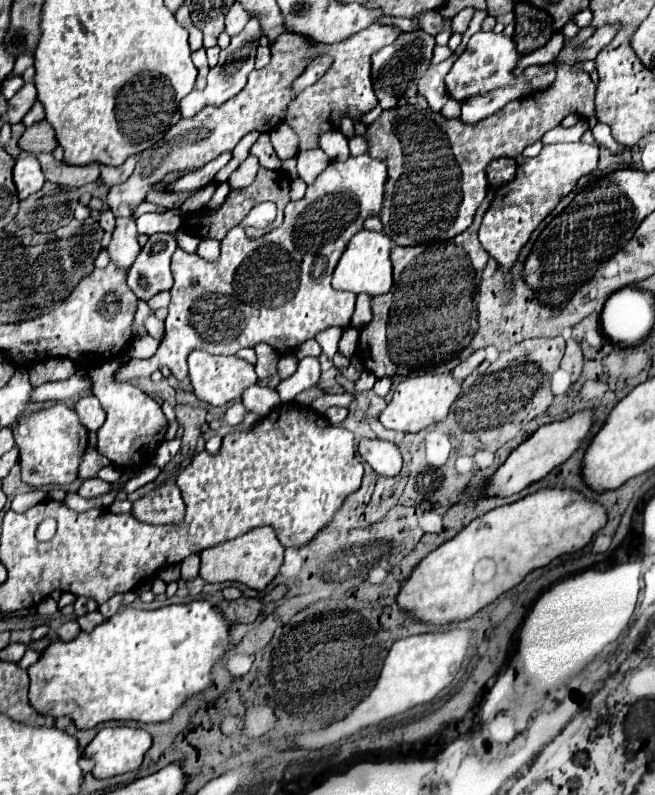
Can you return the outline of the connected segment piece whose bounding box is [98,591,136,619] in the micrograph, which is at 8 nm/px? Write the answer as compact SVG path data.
M128 591L128 593L116 593L116 595L112 595L106 603L98 605L98 611L108 619L108 617L112 617L114 613L118 613L120 609L132 605L134 599L136 599L136 593L134 593L134 591Z

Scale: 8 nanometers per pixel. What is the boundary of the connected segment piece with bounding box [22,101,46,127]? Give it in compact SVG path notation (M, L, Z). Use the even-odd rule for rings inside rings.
M34 103L34 107L28 111L28 115L22 119L22 123L26 125L26 127L30 127L30 125L34 125L34 123L38 123L38 121L44 121L46 119L46 113L44 113L44 107L42 107L42 103Z

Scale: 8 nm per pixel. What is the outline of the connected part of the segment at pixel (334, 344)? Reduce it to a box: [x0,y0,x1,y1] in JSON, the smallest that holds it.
[316,327,342,353]

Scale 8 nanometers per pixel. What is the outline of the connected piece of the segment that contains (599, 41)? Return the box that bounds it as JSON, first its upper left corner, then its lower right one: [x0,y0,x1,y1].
[554,23,620,65]

